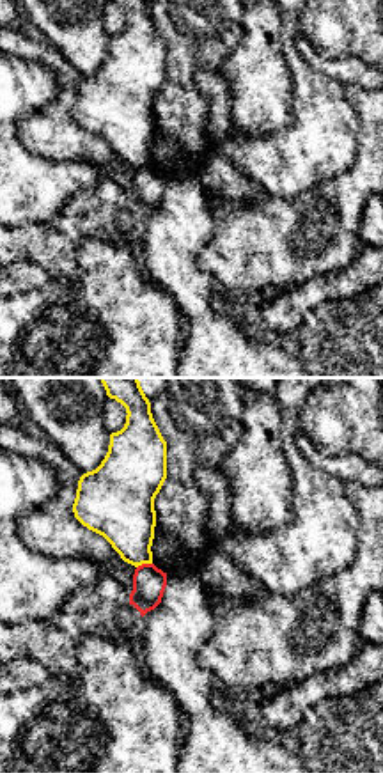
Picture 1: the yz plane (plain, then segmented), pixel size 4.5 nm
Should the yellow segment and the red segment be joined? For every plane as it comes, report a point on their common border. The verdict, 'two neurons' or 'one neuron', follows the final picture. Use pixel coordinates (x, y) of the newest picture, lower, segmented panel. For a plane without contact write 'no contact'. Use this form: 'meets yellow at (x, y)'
meets yellow at (144, 562)

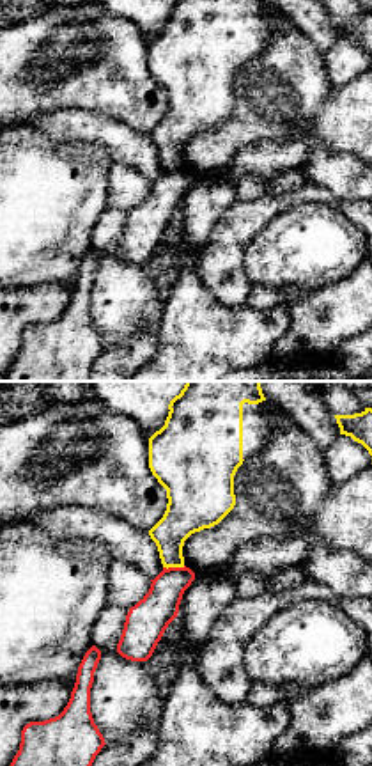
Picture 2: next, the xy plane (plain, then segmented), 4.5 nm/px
meets yellow at (174, 566)

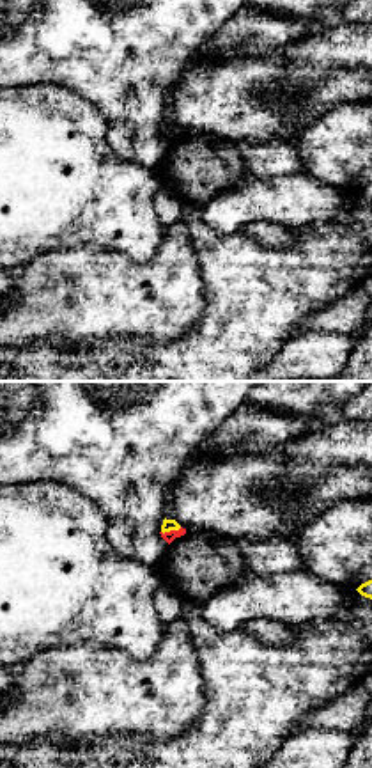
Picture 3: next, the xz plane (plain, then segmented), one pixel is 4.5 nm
meets yellow at (170, 529)

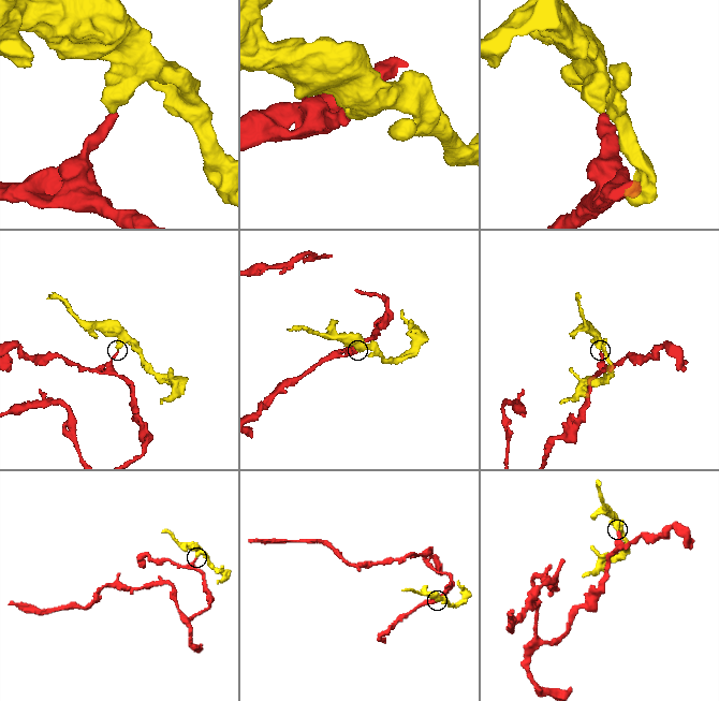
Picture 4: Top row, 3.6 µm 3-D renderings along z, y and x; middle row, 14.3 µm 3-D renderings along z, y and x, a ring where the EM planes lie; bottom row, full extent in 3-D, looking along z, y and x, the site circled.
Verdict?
two neurons

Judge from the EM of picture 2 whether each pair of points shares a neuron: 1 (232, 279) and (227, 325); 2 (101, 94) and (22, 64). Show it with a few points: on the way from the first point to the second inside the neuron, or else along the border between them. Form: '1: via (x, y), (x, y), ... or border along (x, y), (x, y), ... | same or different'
1: border along (199, 277), (222, 304), (247, 305) | different
2: via (82, 75), (69, 70), (41, 70) | same

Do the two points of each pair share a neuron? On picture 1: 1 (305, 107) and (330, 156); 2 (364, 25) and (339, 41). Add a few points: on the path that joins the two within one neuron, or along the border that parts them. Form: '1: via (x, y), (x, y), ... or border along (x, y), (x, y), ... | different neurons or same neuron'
1: via (318, 119), (321, 123), (321, 144) | same neuron
2: via (359, 29), (351, 36), (344, 36) | same neuron

